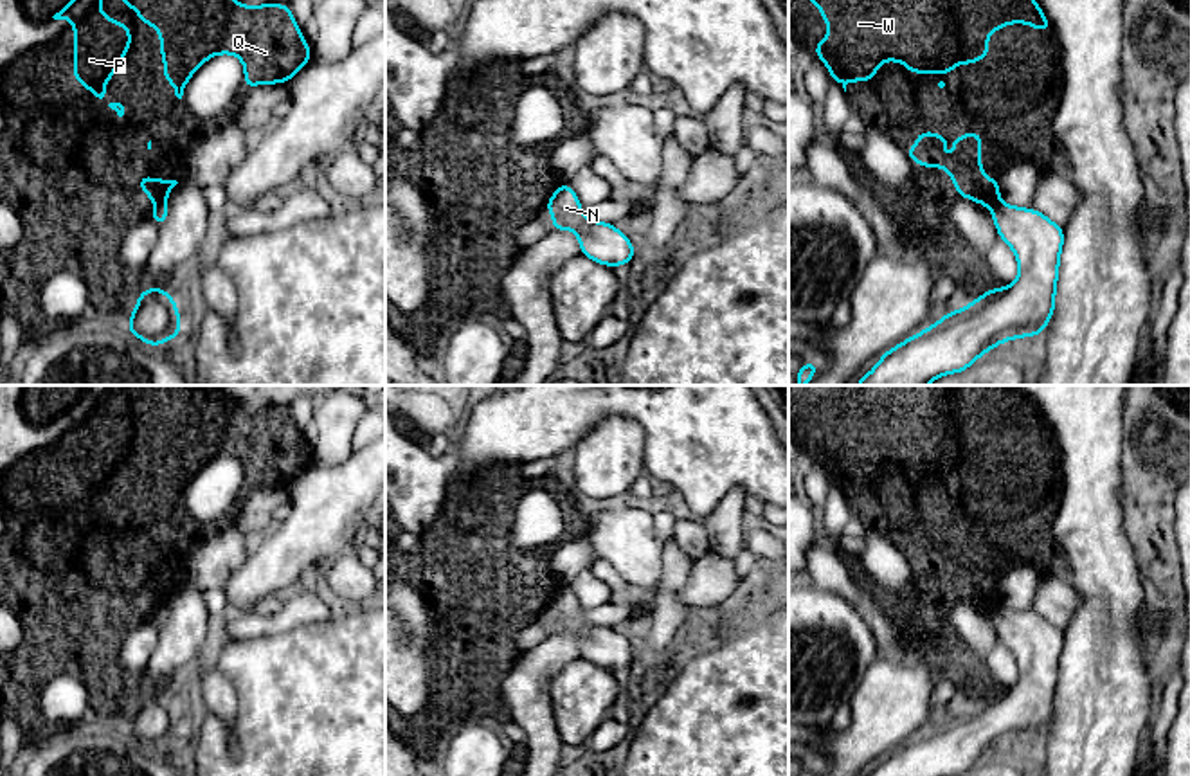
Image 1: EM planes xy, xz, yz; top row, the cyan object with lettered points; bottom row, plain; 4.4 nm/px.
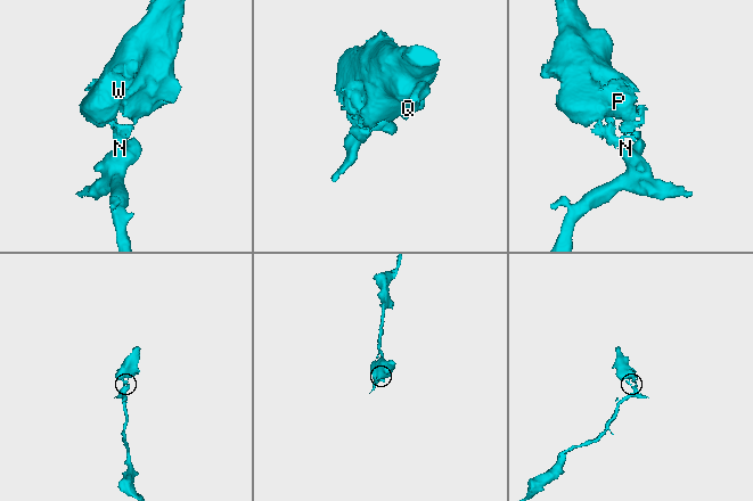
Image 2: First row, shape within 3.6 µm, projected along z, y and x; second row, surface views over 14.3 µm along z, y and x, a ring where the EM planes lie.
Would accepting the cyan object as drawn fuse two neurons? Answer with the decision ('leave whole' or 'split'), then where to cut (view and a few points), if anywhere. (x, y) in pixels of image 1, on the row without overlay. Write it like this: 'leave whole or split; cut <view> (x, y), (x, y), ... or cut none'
split; cut xy (164, 604), (155, 611)

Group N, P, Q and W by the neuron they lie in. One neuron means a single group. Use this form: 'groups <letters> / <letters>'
groups N / P Q W

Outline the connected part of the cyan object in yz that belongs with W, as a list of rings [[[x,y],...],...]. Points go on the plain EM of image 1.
[[[801,385],[801,394],[830,429],[830,438],[816,447],[814,459],[826,466],[832,484],[839,484],[844,495],[850,484],[873,484],[884,463],[902,465],[911,477],[951,477],[960,465],[972,470],[988,461],[988,438],[1006,427],[1053,434],[1035,402],[1017,385]]]

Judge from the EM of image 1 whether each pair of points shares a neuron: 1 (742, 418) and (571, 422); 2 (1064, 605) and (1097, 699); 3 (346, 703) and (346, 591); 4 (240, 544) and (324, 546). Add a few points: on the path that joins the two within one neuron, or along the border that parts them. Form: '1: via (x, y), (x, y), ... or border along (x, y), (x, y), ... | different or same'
1: via (699, 413), (690, 404), (614, 404) | same
2: border along (1070, 578), (1079, 595), (1079, 607), (1063, 631) | different
3: border along (366, 604), (339, 607) | different
4: border along (254, 542), (227, 578) | different

